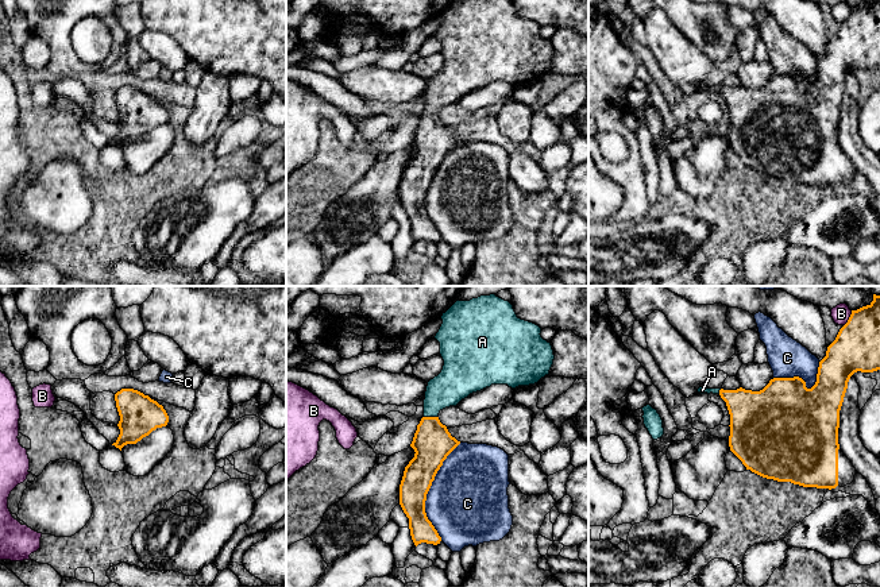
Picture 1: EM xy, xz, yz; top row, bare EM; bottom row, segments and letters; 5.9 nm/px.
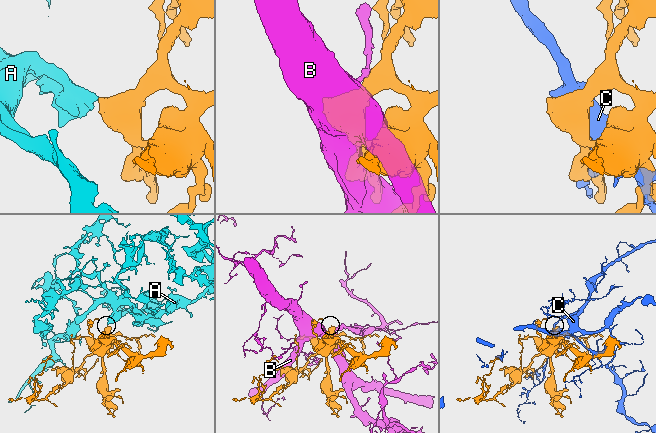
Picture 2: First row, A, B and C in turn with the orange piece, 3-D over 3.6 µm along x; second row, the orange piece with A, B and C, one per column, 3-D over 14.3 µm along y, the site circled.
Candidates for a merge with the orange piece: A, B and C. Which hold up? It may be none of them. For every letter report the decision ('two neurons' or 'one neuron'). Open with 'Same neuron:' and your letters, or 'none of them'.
Same neuron: A
A: one neuron
B: two neurons
C: two neurons

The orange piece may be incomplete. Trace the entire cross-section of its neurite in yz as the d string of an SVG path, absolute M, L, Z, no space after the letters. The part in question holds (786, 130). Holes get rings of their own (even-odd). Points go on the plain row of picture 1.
M871 0L852 8L848 20L840 27L835 38L827 45L826 54L819 59L817 80L811 86L799 76L773 76L760 89L723 86L698 86L700 92L719 92L730 112L730 148L742 159L746 167L777 179L791 179L803 185L835 186L854 178L857 171L852 159L844 152L838 142L840 108L850 74L857 70L880 67L880 0Z

